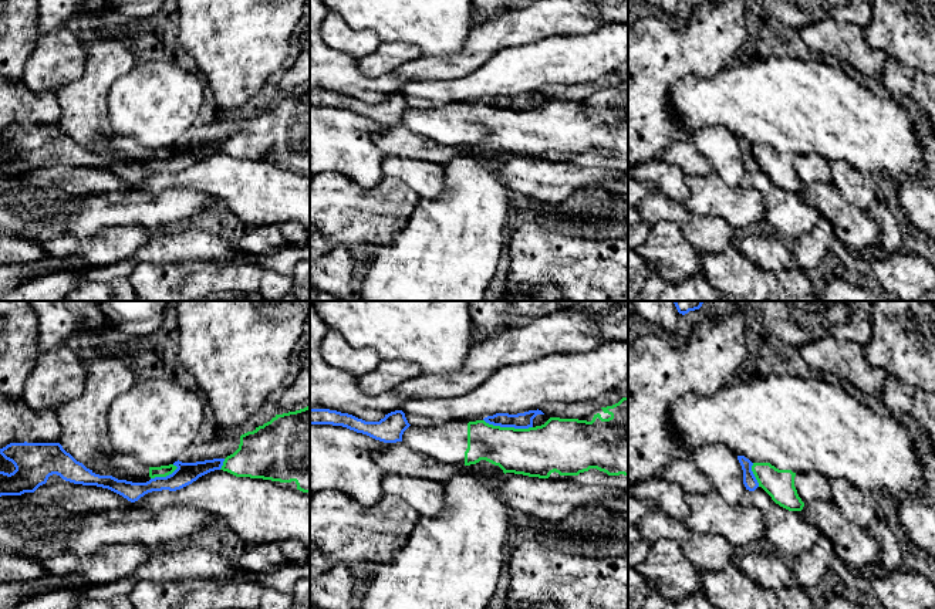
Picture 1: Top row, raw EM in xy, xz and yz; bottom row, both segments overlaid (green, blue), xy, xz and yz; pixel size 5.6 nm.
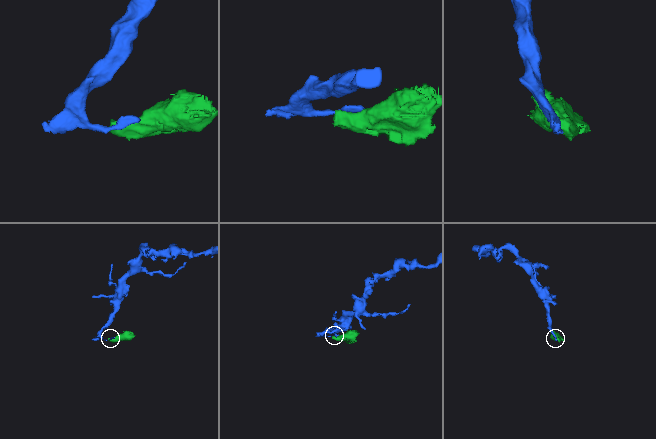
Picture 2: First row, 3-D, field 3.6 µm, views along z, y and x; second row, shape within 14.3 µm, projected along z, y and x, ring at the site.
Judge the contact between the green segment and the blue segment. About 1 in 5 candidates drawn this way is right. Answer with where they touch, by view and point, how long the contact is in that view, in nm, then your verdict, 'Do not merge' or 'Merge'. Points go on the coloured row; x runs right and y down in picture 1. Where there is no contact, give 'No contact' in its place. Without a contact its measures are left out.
Touches green at xz (507, 428). Shared border 280 nm. Do not merge

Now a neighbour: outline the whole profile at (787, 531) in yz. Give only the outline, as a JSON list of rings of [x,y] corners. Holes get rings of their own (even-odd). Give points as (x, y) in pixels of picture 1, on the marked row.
[[[762,487],[755,491],[746,490],[739,504],[756,507],[763,514],[764,538],[779,555],[797,556],[814,547],[821,537],[821,532],[809,524],[800,511],[780,507]]]

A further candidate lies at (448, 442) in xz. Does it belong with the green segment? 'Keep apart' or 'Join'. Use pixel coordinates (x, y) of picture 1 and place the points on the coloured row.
Join

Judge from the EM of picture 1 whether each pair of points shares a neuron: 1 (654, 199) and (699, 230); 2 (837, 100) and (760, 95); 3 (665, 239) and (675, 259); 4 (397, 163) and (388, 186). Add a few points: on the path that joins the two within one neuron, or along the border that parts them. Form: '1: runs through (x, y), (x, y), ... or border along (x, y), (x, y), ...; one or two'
1: runs through (665, 209), (678, 213), (688, 223); one
2: runs through (819, 100), (779, 100); one
3: runs through (667, 243), (671, 254); one
4: border along (385, 176), (401, 179), (419, 196); two

